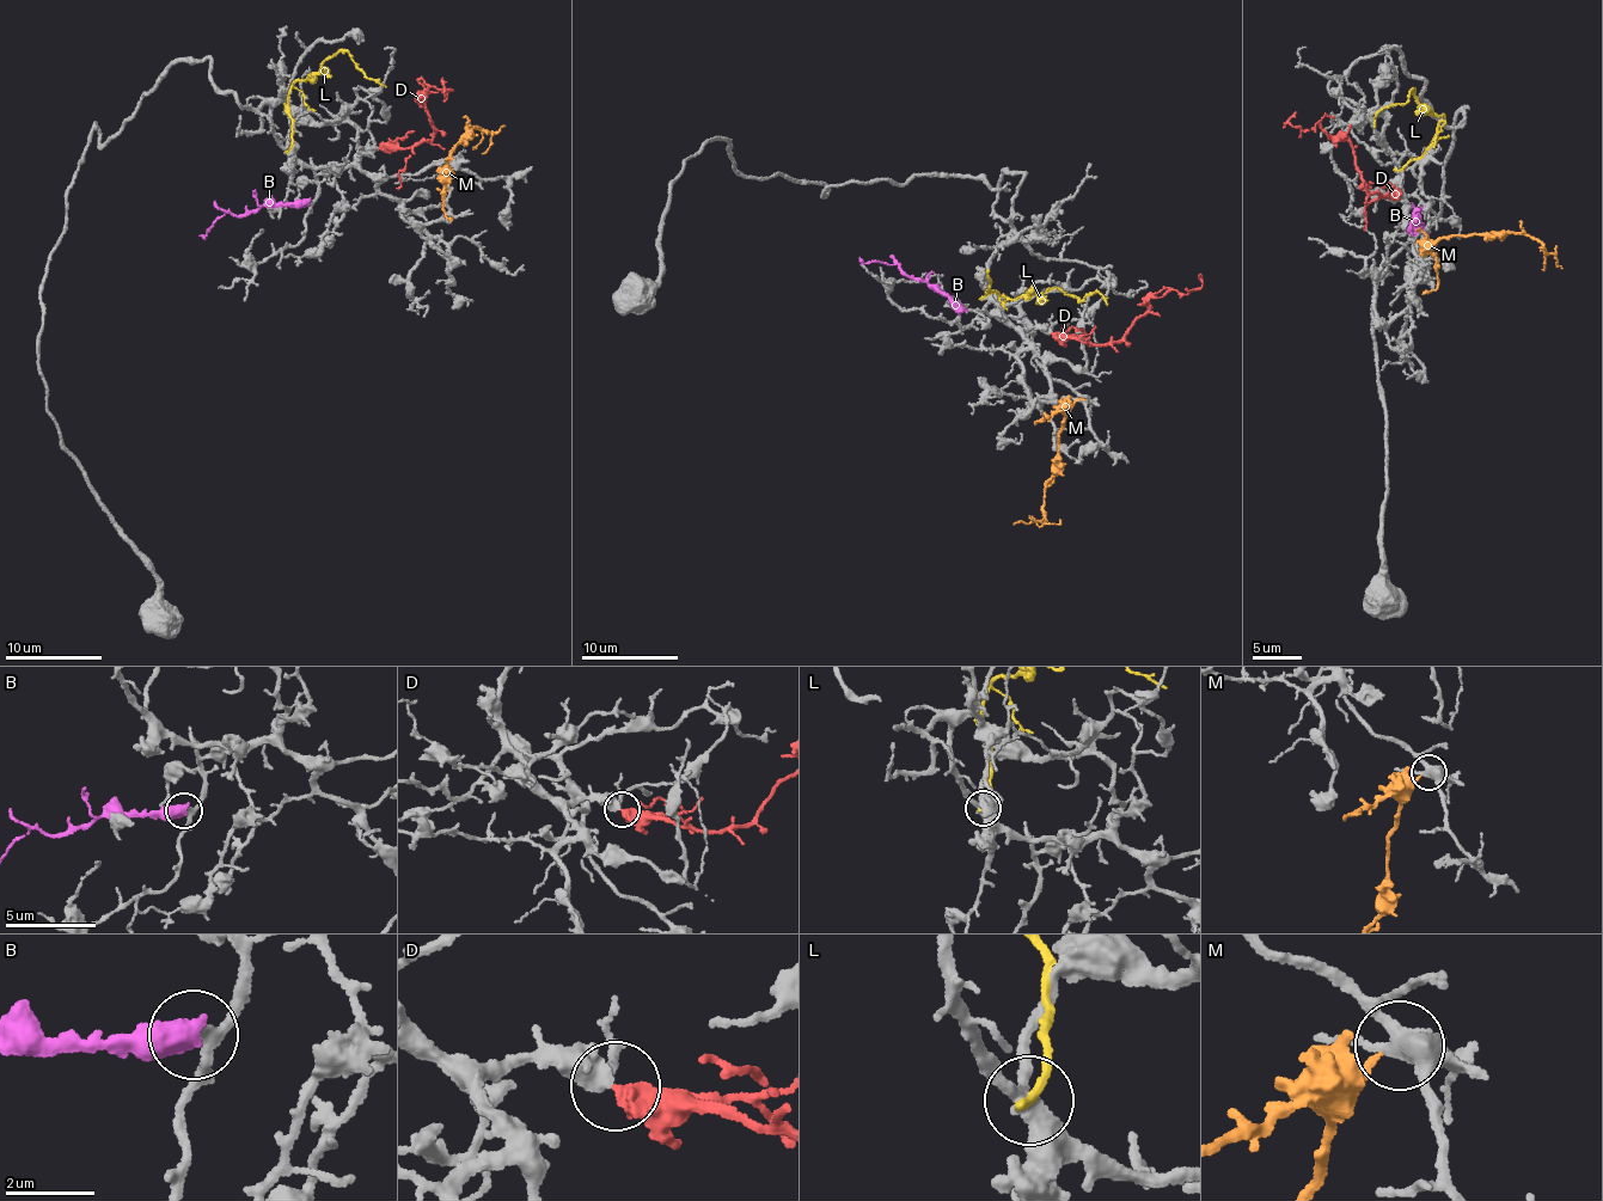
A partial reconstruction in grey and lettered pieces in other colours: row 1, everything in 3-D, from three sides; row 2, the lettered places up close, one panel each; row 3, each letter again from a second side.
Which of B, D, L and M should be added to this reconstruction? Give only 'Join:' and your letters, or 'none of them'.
Join: B, D

